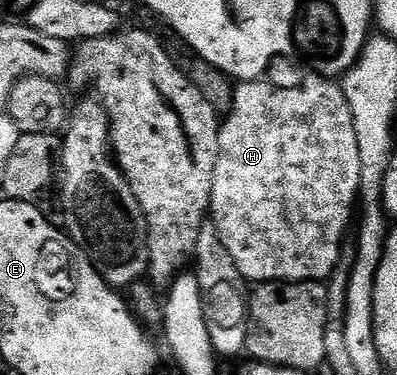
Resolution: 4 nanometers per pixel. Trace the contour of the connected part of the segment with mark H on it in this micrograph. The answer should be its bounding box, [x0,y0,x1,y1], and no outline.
[209,58,361,282]

